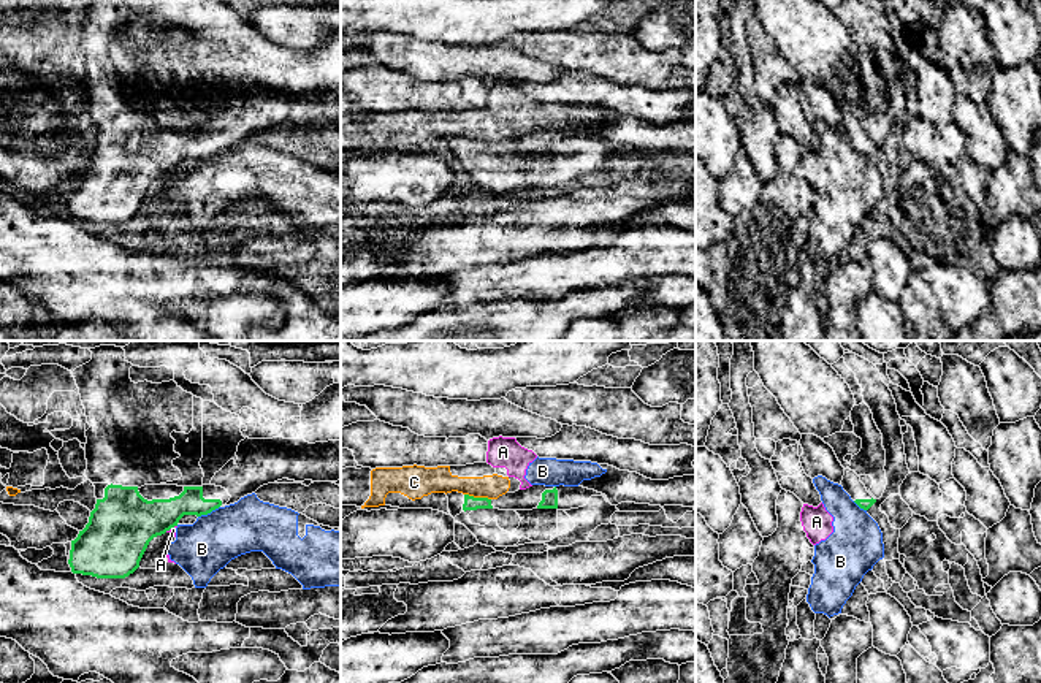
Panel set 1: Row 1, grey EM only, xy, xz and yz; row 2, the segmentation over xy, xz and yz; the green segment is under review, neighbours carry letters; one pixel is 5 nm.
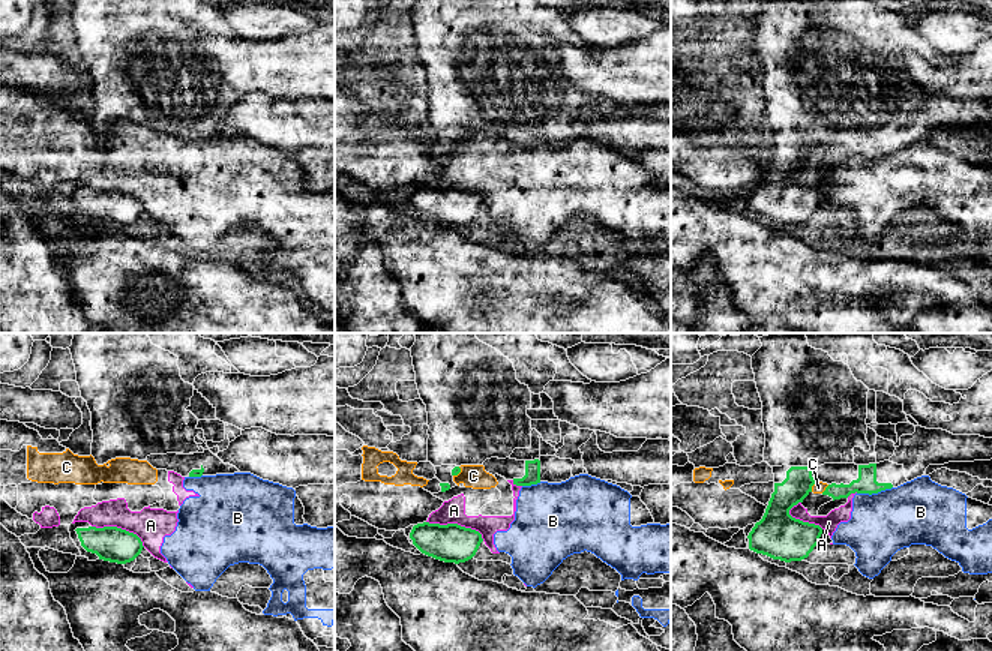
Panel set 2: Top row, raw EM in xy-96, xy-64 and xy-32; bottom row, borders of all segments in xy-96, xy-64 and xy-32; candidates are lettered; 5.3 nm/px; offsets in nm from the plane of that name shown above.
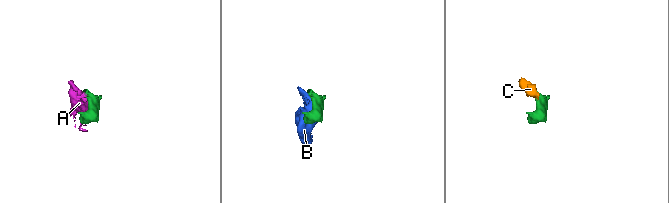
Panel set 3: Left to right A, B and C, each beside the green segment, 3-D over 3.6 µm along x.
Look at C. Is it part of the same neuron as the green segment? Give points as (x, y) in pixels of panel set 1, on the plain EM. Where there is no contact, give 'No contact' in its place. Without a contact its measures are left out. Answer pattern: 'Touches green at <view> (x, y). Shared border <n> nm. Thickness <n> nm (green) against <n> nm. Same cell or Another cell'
Touches green at xz (477, 143). Shared border 140 nm. Thickness 70 nm (green) against 130 nm. Another cell

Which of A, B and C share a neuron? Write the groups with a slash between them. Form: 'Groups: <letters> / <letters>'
Groups: A B C

